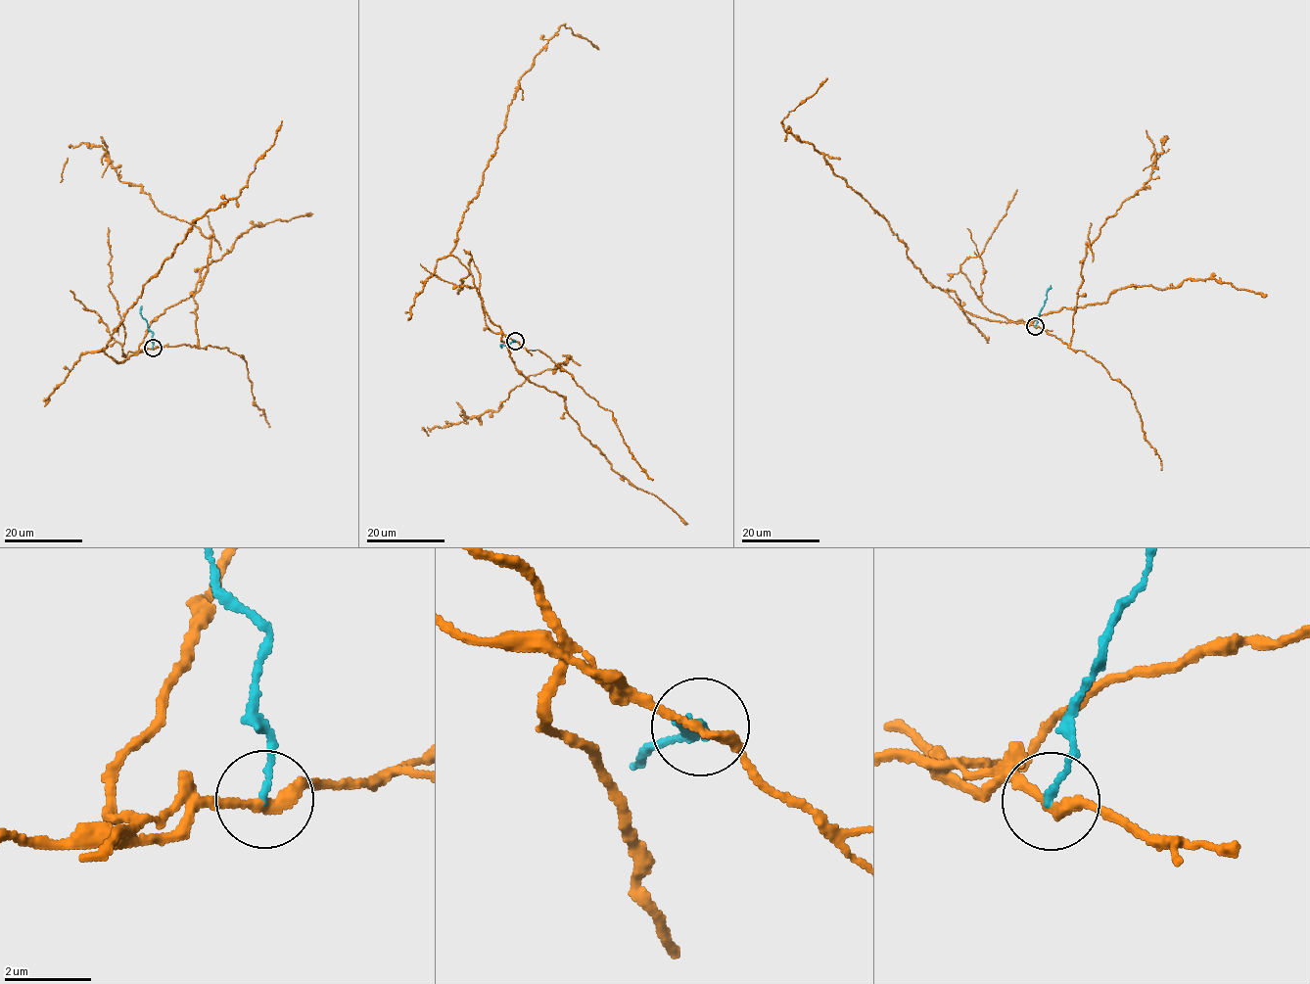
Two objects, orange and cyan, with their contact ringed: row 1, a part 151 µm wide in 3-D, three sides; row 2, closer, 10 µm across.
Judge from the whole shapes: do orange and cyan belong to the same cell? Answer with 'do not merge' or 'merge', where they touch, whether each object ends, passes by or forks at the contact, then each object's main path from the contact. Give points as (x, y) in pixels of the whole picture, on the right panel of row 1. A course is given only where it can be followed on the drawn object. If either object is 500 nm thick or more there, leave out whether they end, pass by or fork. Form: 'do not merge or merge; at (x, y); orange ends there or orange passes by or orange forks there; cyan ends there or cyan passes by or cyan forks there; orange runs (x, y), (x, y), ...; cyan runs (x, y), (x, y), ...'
do not merge; at (1035, 326); orange passes by; cyan ends there; orange runs (1035, 326), (964, 311), (928, 281), (887, 219), (833, 172), (822, 155), (783, 129), (782, 119), (827, 78); cyan runs (1035, 326), (1051, 285)

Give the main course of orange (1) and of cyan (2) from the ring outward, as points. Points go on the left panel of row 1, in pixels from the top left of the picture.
1: (153, 348), (119, 363), (98, 351), (106, 348), (144, 283), (170, 257), (192, 222), (240, 195), (282, 120)
2: (153, 348), (152, 332), (141, 314), (141, 305)

